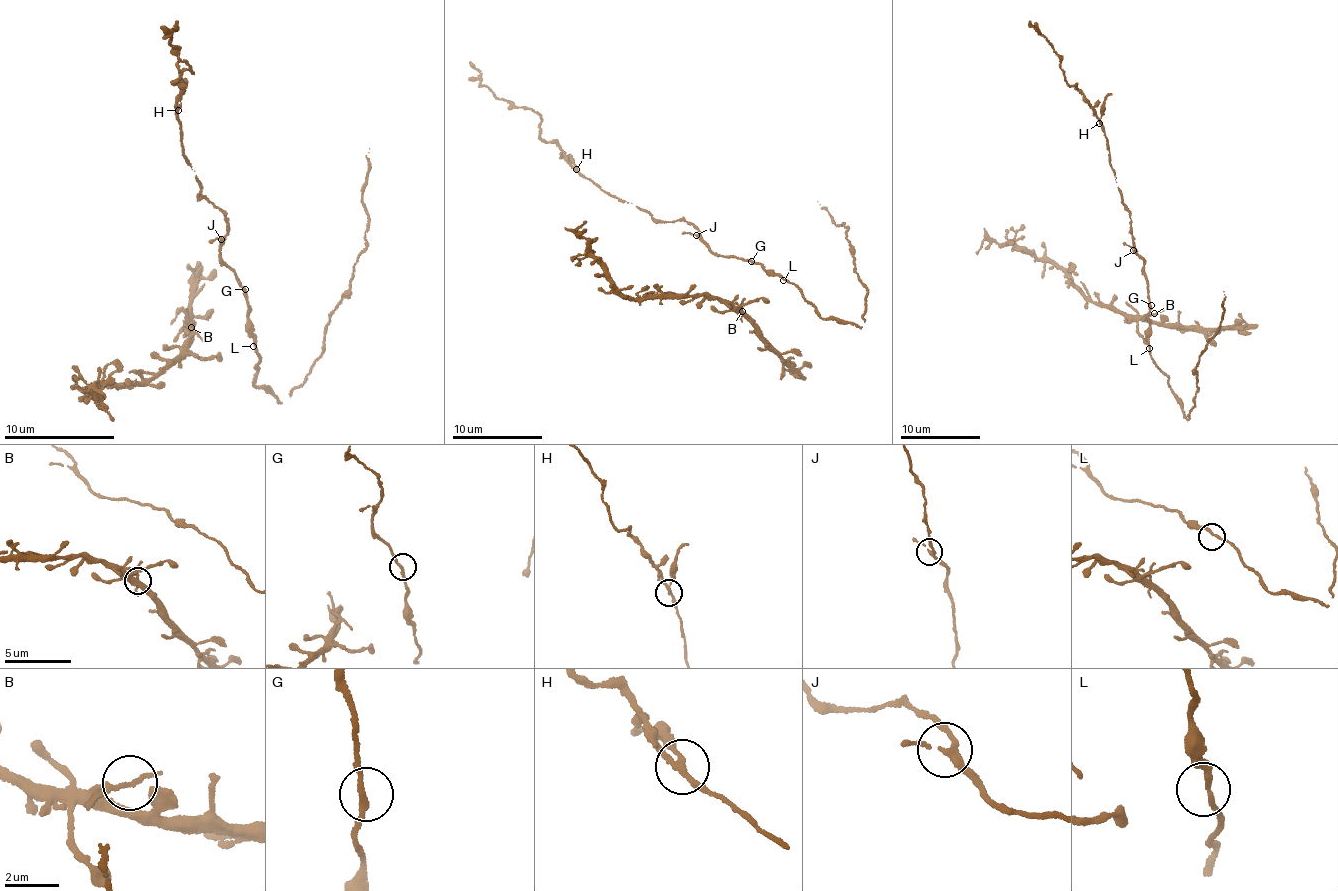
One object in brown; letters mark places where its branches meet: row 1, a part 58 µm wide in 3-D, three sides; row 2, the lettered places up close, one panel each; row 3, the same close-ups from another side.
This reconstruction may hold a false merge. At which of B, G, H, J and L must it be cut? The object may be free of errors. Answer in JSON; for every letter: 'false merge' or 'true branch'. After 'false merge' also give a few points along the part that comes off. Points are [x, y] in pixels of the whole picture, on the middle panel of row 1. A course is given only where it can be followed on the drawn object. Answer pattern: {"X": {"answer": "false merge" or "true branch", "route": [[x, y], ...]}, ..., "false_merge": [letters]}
{"B": {"answer": "true branch"}, "G": {"answer": "true branch"}, "H": {"answer": "false merge", "route": [[577, 169], [564, 156]]}, "J": {"answer": "true branch"}, "L": {"answer": "true branch"}, "false_merge": ["H"]}

